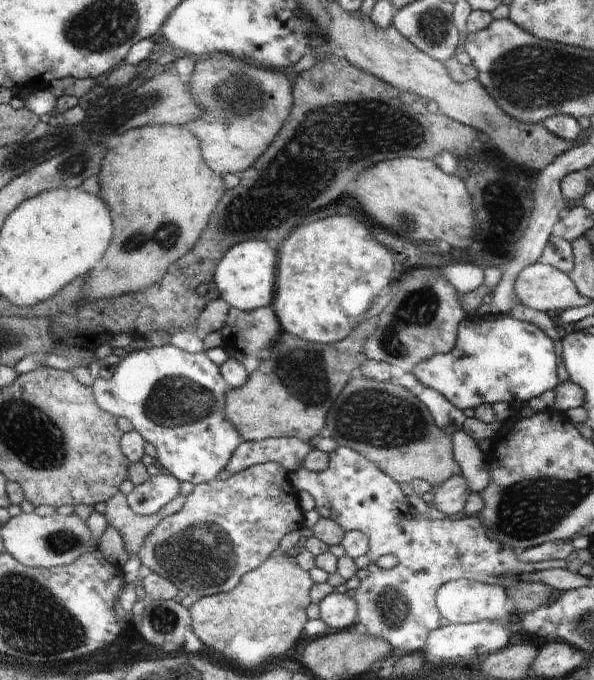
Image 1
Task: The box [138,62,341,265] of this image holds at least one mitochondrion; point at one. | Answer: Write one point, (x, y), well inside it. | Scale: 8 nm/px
(239, 95)

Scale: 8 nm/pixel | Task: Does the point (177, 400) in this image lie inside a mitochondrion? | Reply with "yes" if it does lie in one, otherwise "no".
yes

